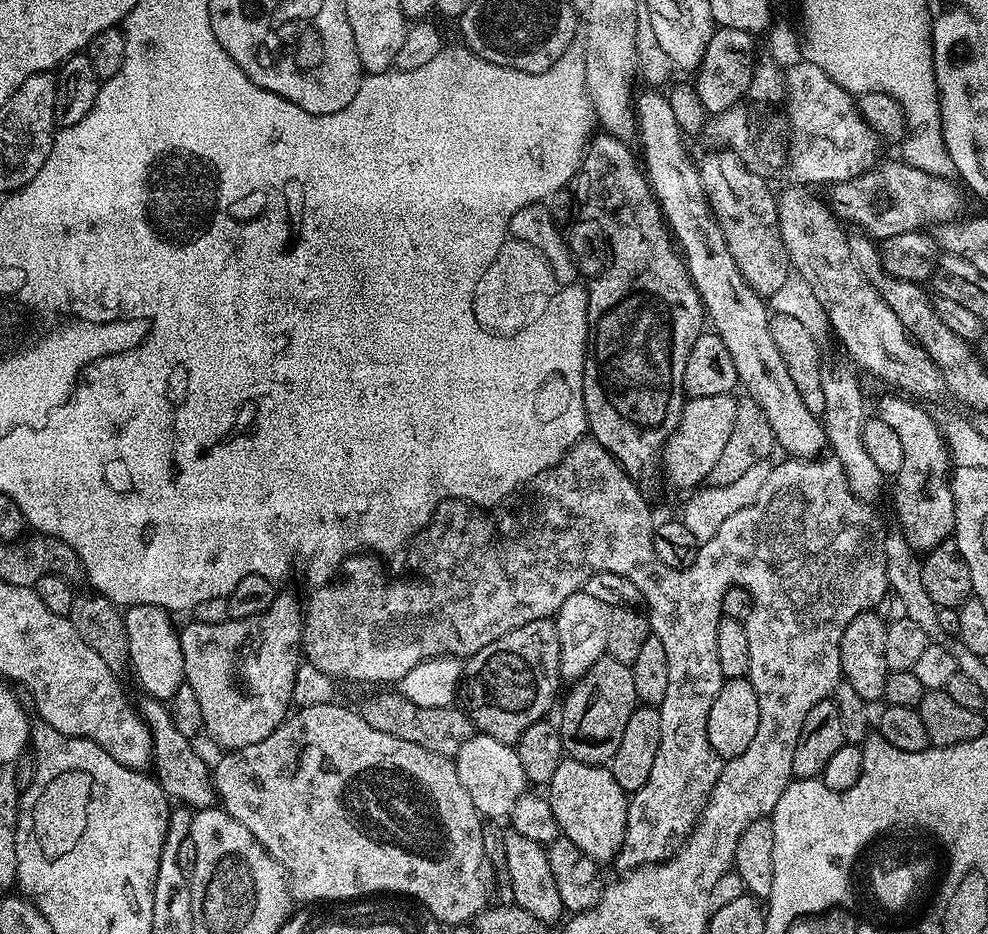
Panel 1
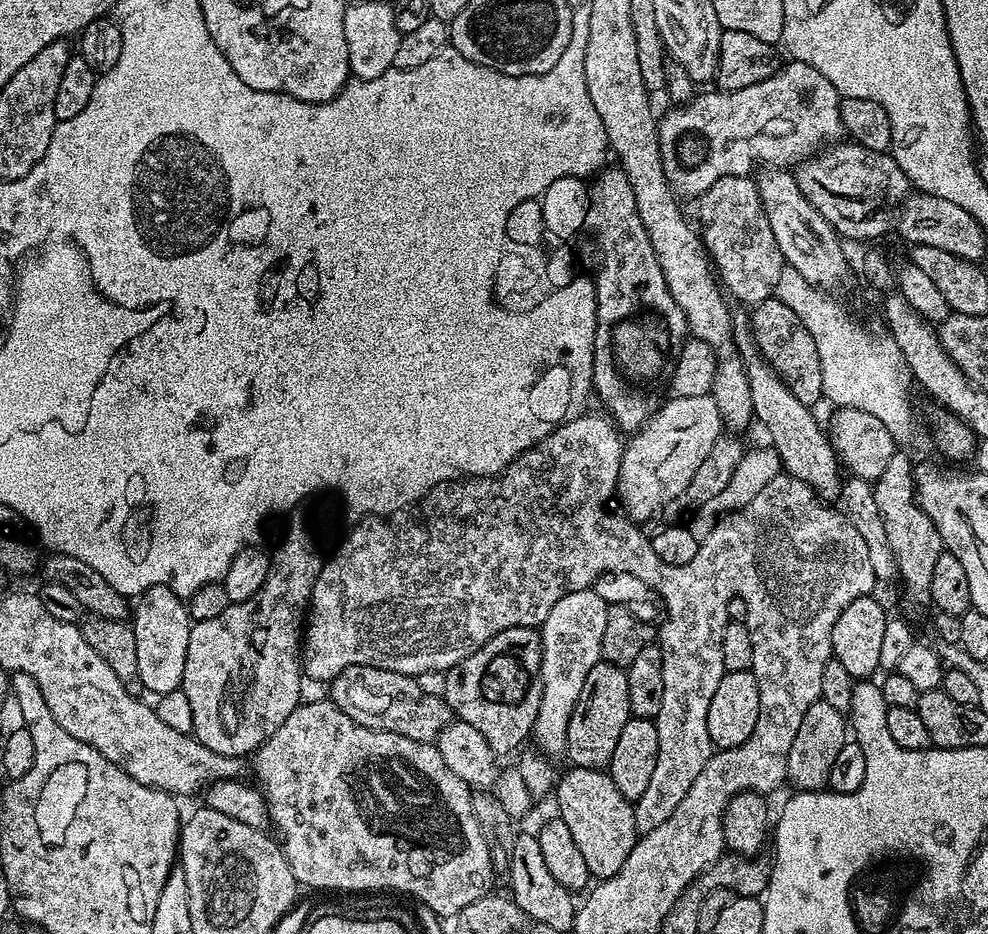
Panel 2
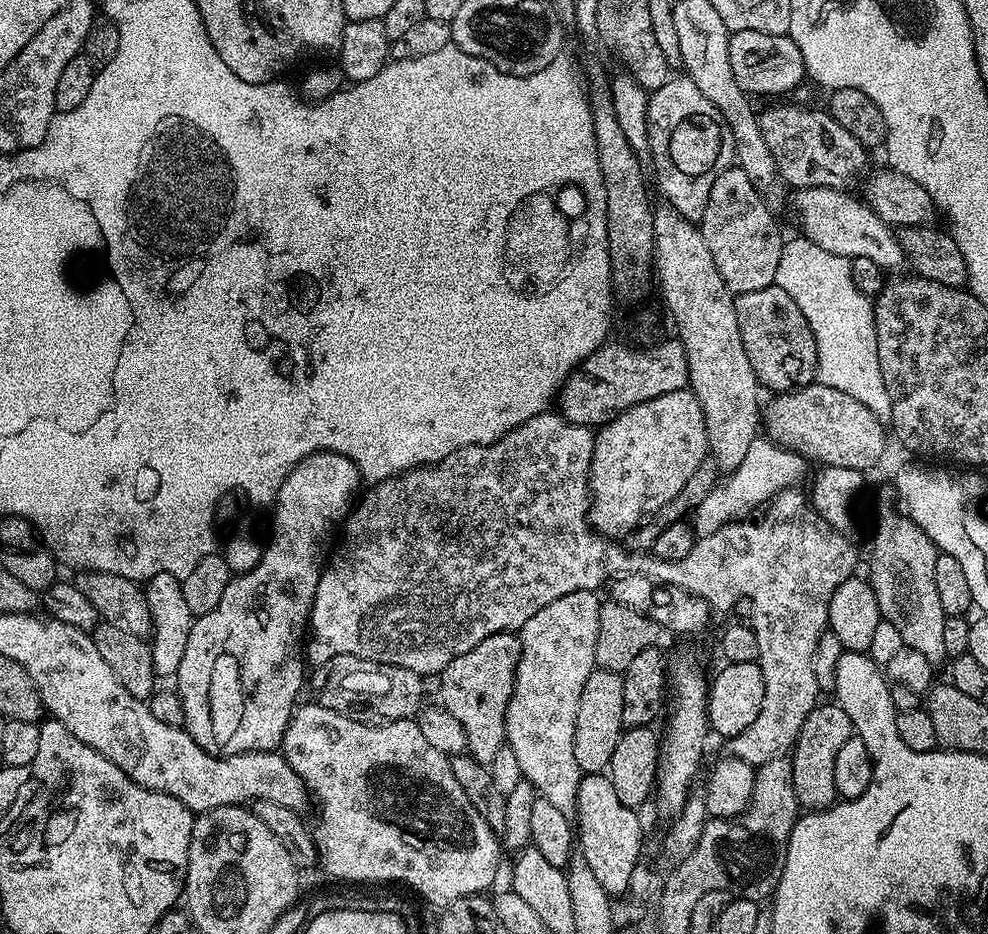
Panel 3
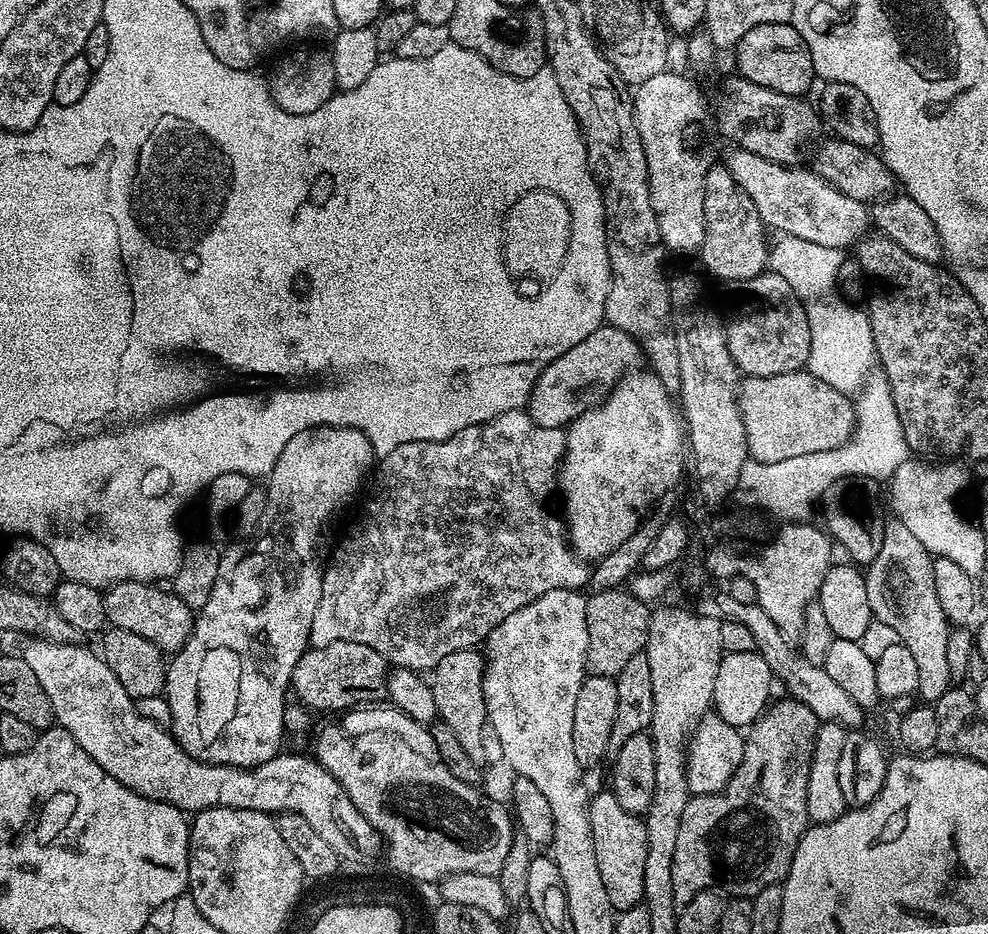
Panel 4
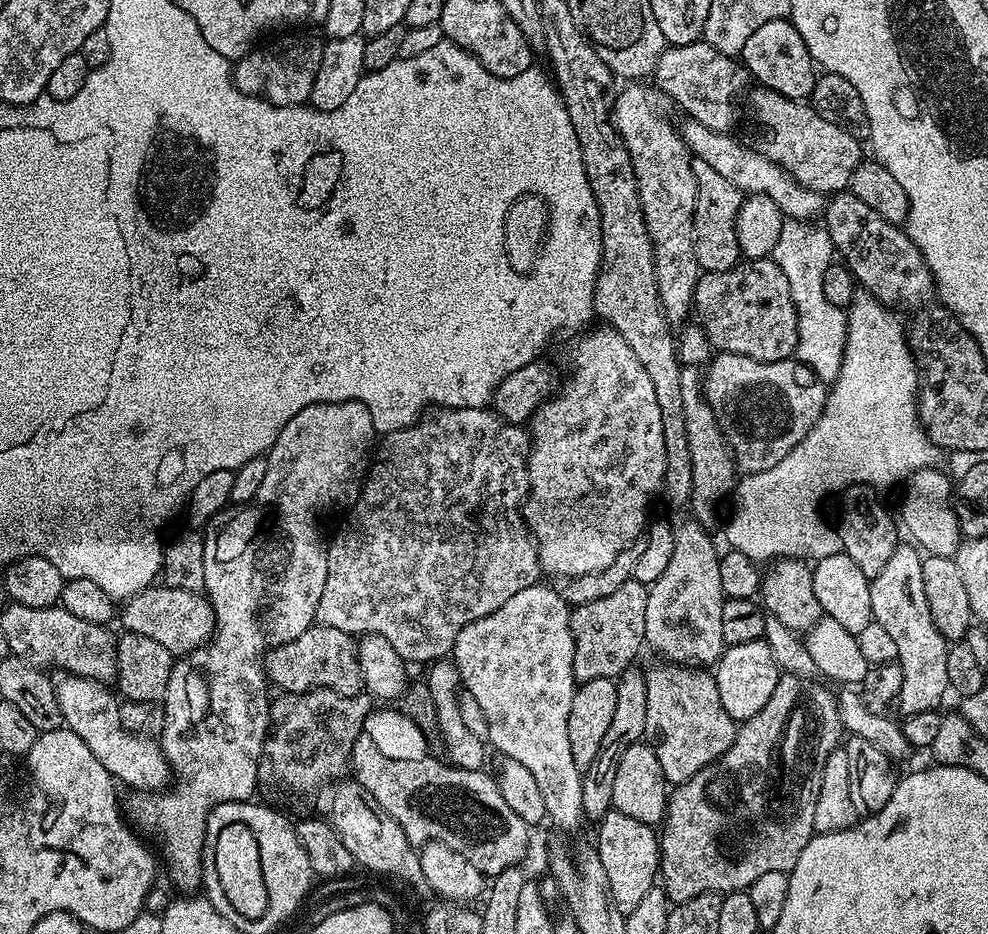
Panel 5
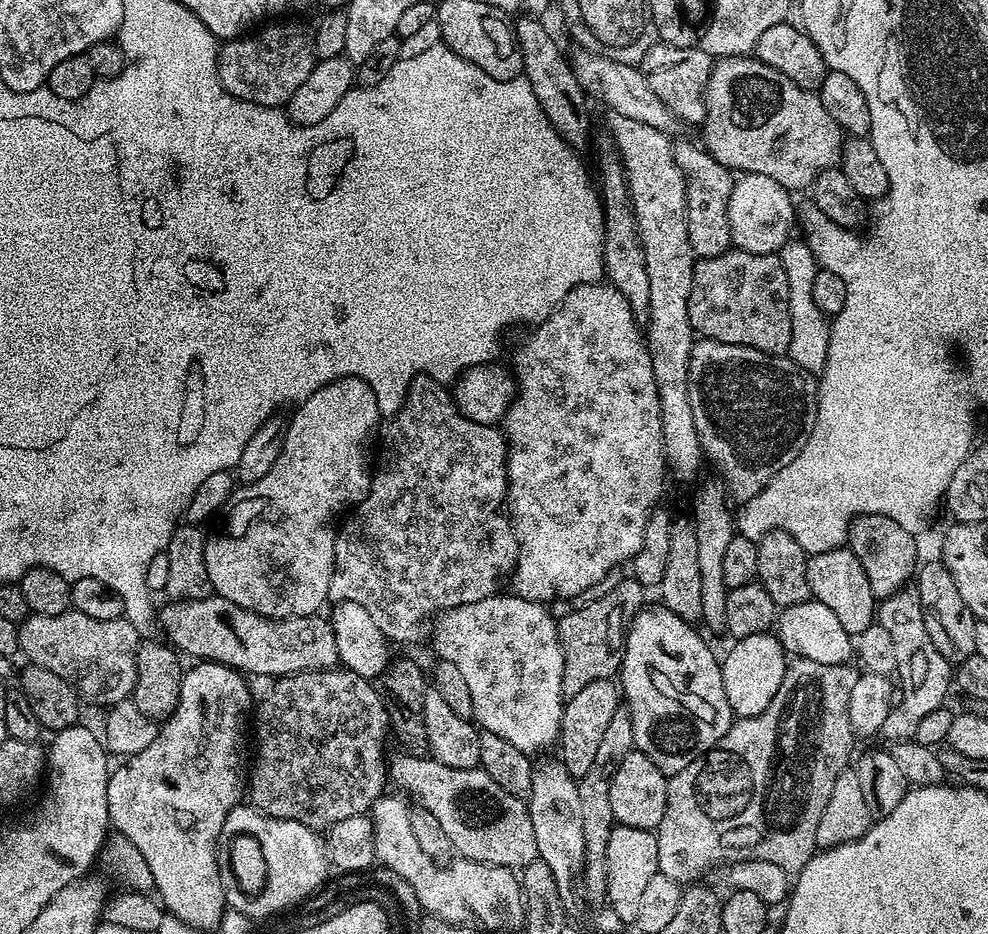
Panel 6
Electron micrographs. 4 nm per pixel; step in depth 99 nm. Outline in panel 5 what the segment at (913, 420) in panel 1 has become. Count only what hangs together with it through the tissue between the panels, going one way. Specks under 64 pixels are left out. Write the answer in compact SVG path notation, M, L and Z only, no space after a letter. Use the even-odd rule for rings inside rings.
M897 547L877 576L871 577L870 606L873 621L884 627L898 646L896 660L902 670L902 690L898 697L901 717L937 711L950 691L948 683L949 641L934 626L930 605L926 602L926 585L922 582L921 553L915 547Z

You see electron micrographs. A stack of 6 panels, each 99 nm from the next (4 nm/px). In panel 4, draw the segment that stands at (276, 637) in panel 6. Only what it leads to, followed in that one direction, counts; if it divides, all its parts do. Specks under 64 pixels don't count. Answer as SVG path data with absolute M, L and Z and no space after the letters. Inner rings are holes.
M127 580L111 585L104 592L104 605L108 624L114 628L130 630L130 634L139 634L146 642L154 642L165 654L174 654L192 636L194 610L182 602L175 592L165 590L155 583L143 584L137 580ZM330 642L330 646L309 647L298 658L292 675L291 691L301 705L309 710L321 708L324 712L340 712L355 704L375 705L388 694L390 665L378 650L362 646L358 642Z

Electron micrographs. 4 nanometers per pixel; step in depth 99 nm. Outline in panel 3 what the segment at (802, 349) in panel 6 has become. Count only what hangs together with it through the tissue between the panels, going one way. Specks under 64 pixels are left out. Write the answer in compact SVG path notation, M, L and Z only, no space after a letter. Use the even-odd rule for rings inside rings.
M798 236L791 240L787 239L784 243L782 254L779 256L778 269L775 270L775 283L786 293L790 294L790 298L794 299L798 308L802 312L802 316L806 318L807 324L811 328L811 333L814 334L815 340L815 352L816 352L816 380L817 383L822 385L831 386L834 390L840 390L844 394L848 394L850 397L857 399L866 405L872 413L874 413L881 420L889 419L892 415L892 407L889 402L889 394L886 390L884 383L882 382L881 368L878 366L877 356L877 336L876 336L876 323L873 320L873 303L867 296L861 294L856 288L855 279L853 278L852 262L847 256L840 256L836 254L830 254L829 251L822 250L820 246L805 236Z

